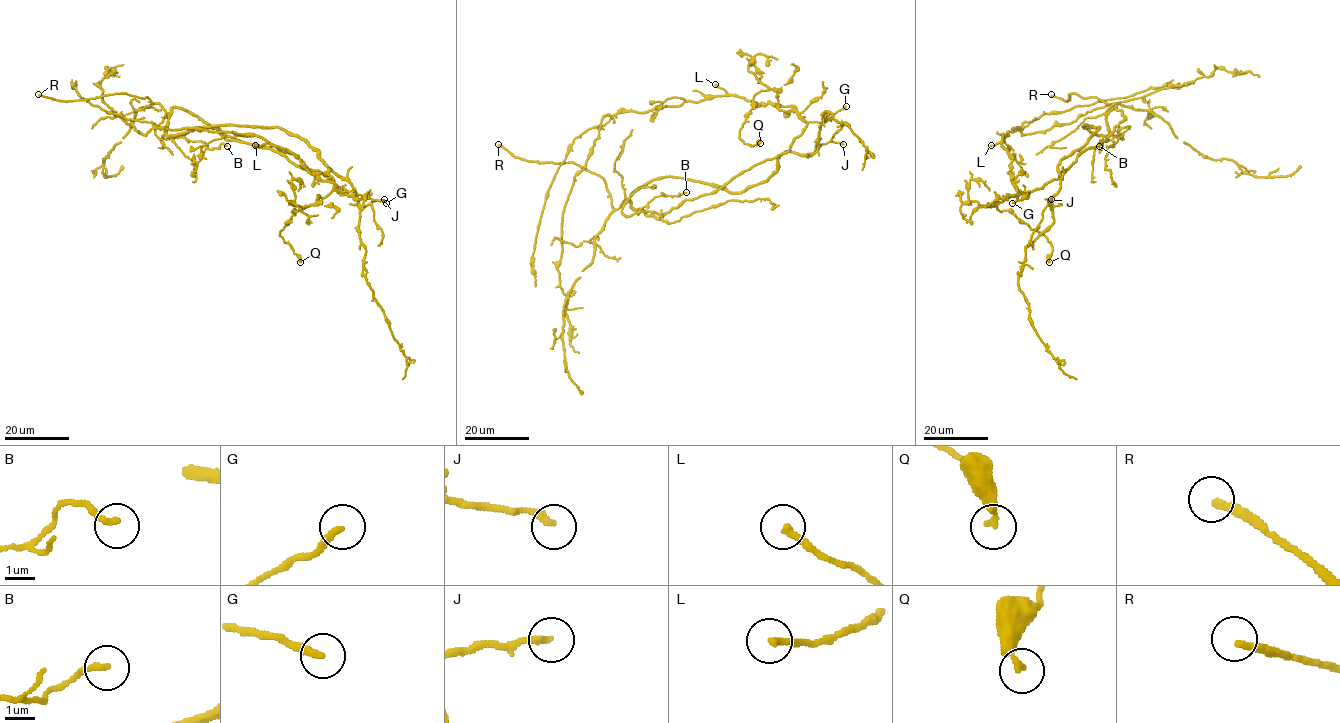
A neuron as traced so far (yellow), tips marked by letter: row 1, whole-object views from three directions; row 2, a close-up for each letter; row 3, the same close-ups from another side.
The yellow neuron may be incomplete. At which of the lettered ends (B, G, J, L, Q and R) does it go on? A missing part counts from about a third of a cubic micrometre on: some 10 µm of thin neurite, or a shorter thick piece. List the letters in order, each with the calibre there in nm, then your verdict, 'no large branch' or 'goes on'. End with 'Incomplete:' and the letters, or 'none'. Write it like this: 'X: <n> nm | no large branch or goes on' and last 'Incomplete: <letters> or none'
B: 200 nm | no large branch
G: 240 nm | goes on
J: 240 nm | goes on
L: 240 nm | no large branch
Q: 240 nm | no large branch
R: 280 nm | goes on
Incomplete: G, J, R

